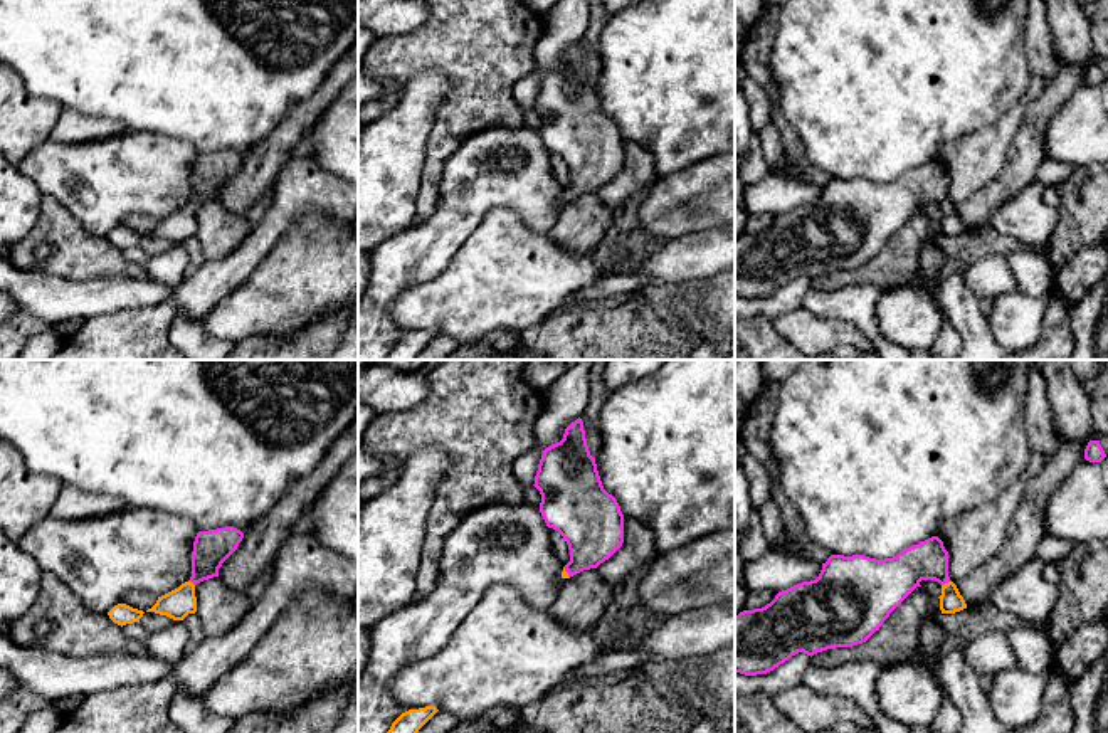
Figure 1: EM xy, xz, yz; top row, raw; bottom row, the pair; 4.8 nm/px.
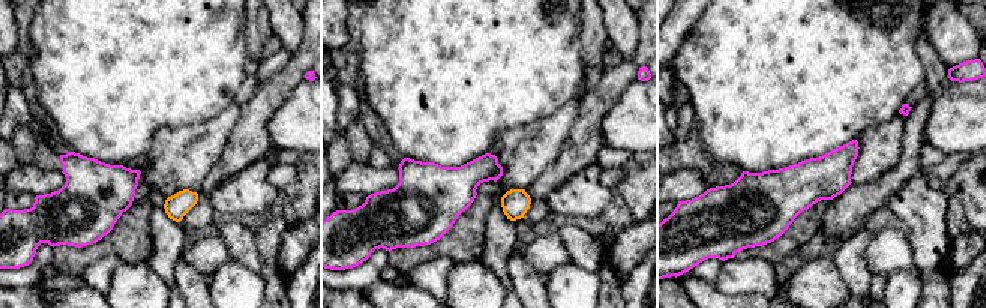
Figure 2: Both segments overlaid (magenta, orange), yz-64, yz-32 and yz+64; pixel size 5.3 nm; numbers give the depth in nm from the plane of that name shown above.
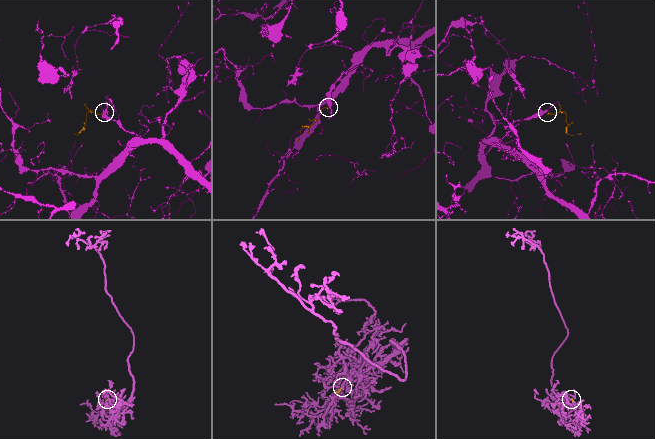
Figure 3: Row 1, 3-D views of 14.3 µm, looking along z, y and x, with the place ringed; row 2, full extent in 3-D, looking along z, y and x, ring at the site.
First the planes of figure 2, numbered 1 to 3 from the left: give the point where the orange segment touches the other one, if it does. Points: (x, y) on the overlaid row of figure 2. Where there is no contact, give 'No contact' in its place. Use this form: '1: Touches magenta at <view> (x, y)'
1: No contact
2: No contact
3: No contact

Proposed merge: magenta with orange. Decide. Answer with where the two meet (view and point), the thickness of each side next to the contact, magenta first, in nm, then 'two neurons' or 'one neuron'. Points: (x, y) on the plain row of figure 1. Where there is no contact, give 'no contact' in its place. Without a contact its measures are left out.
yz (945, 205) | 200/110 nm | one neuron

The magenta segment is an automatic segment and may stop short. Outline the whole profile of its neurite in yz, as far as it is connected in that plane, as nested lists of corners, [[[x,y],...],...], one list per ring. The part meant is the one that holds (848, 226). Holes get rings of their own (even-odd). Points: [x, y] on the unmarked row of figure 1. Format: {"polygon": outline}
{"polygon": [[[938,160],[884,183],[831,178],[815,203],[735,240],[735,296],[767,298],[799,276],[812,281],[863,267],[921,203],[942,208],[942,237],[967,232],[948,200],[948,175]]]}

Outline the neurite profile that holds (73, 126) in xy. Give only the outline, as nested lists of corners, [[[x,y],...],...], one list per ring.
[[[64,108],[61,118],[50,131],[49,140],[55,143],[82,143],[108,140],[128,131],[121,123],[108,118],[94,118],[74,109]]]

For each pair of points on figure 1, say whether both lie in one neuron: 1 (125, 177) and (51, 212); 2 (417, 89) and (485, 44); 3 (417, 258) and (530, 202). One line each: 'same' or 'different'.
1: different
2: different
3: same

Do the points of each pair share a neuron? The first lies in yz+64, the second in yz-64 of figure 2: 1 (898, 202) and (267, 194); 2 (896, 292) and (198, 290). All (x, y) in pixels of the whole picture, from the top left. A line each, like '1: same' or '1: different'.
1: same
2: different

